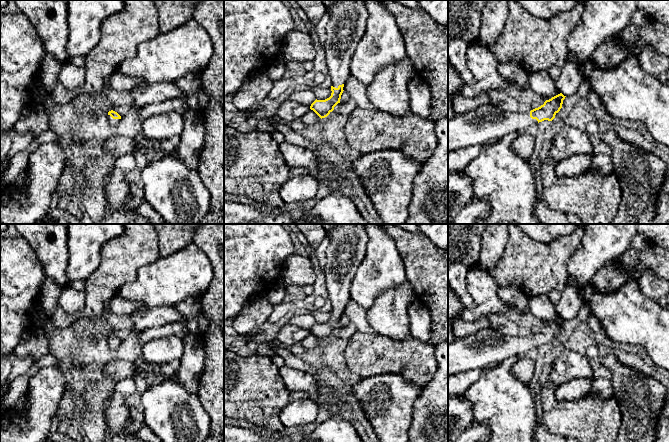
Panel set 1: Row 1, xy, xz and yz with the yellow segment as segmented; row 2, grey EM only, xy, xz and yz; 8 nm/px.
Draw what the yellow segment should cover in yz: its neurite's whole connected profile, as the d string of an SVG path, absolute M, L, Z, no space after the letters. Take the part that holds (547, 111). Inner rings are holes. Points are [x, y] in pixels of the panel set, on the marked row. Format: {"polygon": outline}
{"polygon": "M562 93L546 100L530 112L511 112L488 103L472 111L456 114L448 120L448 152L499 140L510 132L525 131L544 120L552 121L562 108Z"}

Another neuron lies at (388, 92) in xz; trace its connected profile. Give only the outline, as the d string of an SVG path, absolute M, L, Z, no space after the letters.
M409 57L381 69L367 85L367 95L381 112L397 116L411 114L408 83L416 77L415 67Z

